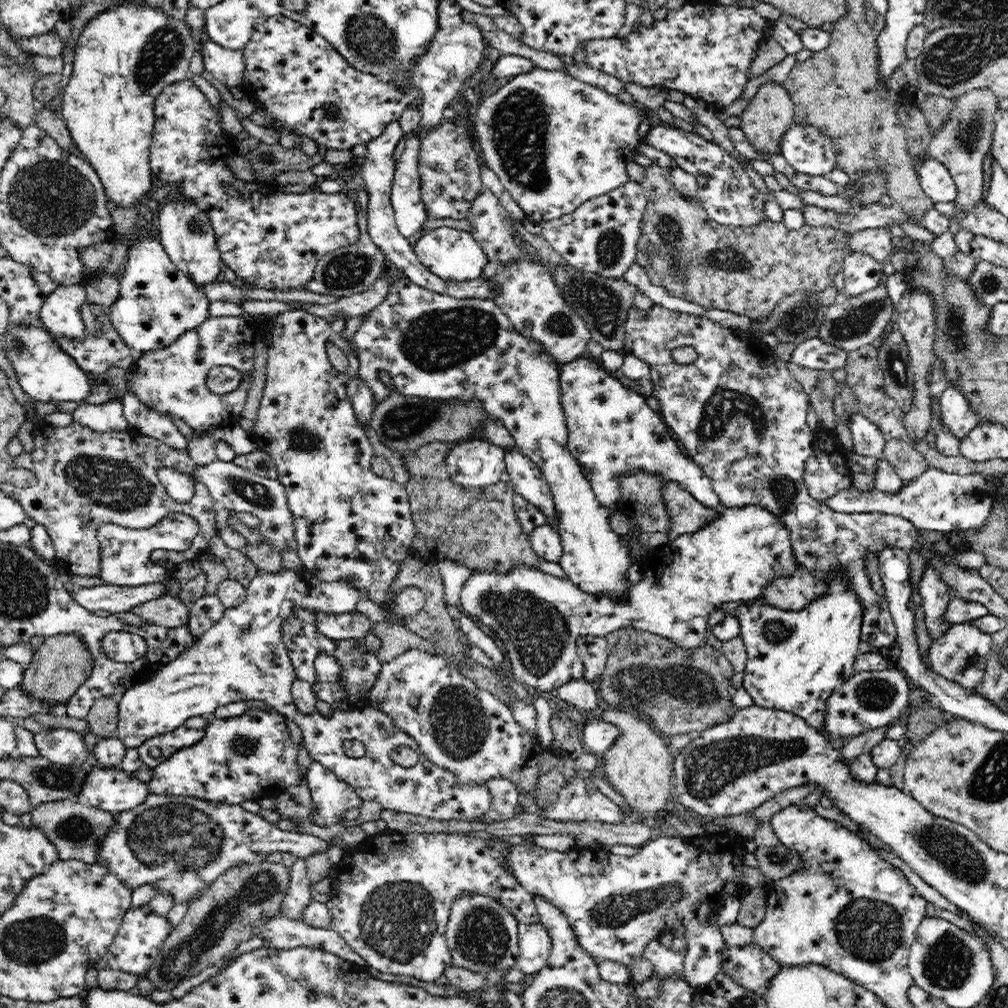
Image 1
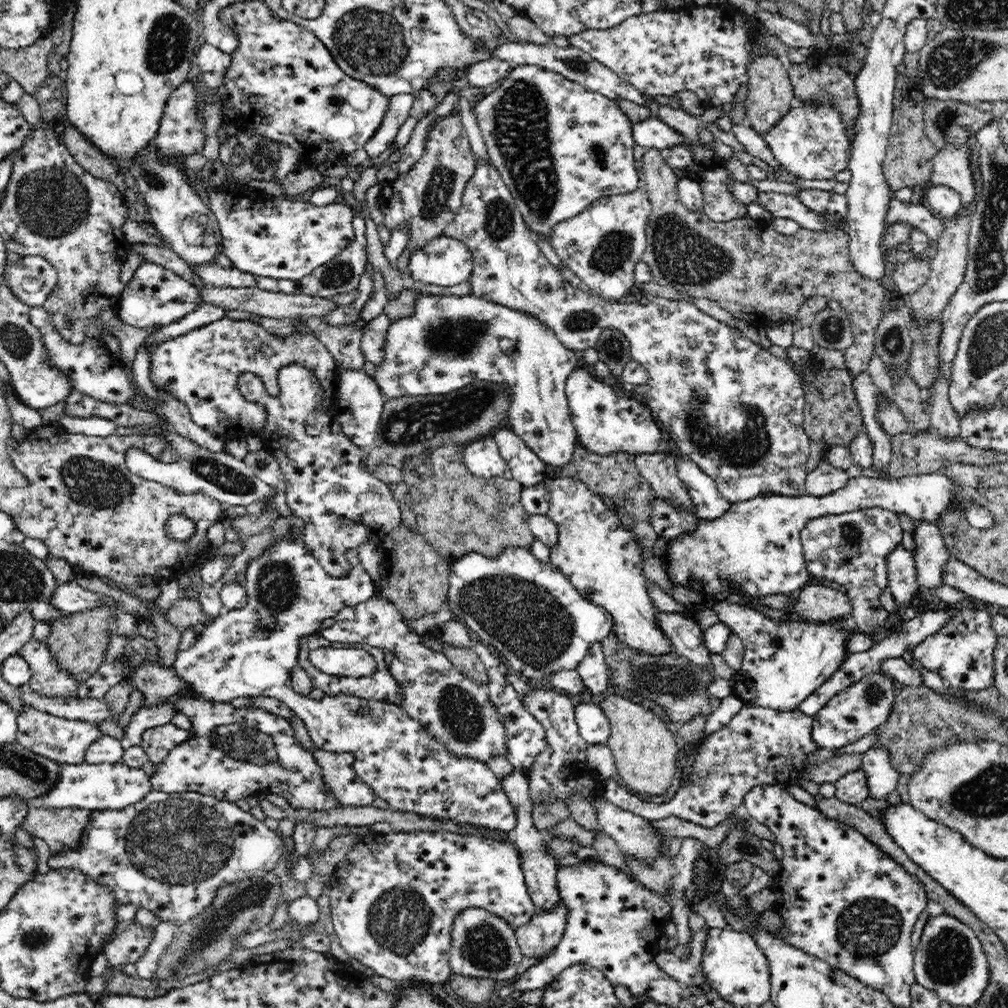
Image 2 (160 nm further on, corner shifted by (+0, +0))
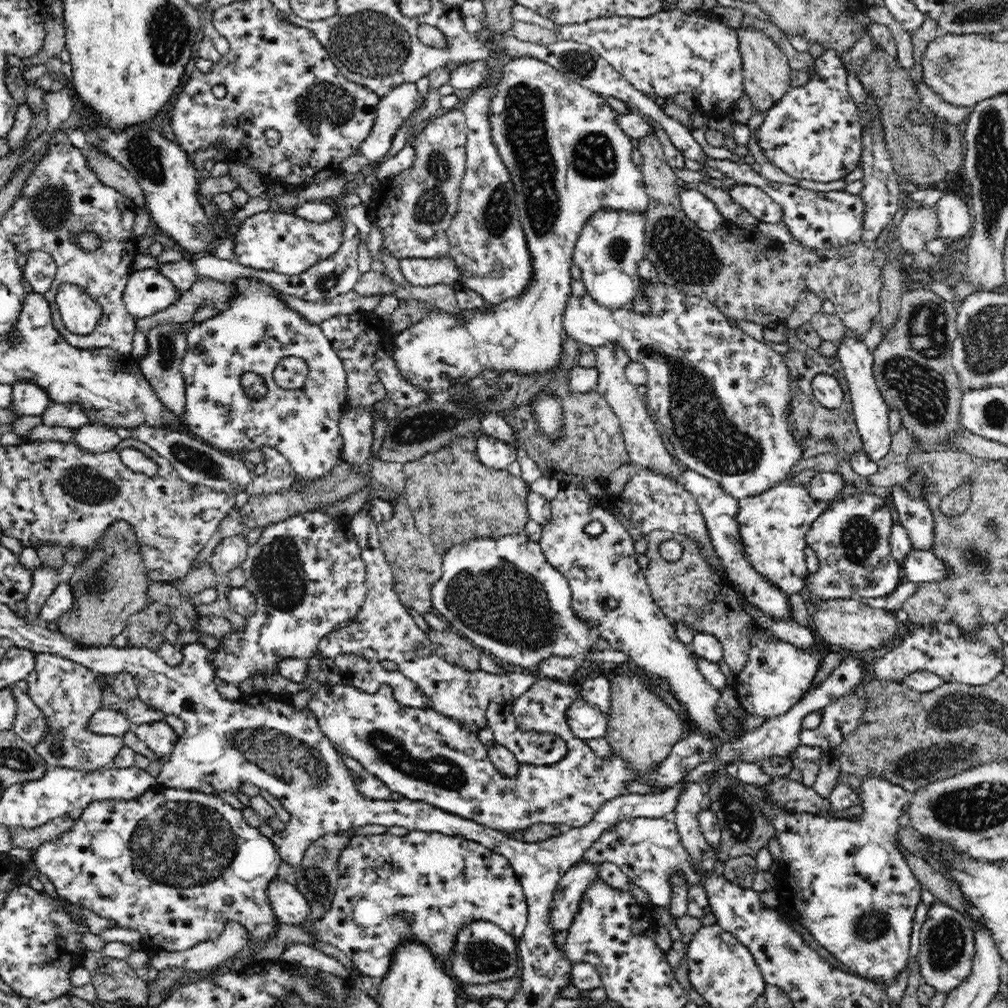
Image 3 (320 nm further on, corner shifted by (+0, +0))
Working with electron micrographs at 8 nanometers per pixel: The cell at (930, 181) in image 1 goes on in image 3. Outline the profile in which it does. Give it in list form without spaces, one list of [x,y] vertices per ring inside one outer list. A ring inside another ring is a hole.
[[[945,193],[939,200],[934,207],[939,221],[939,236],[943,240],[945,238],[965,240],[972,228],[972,216],[968,206],[954,193]]]

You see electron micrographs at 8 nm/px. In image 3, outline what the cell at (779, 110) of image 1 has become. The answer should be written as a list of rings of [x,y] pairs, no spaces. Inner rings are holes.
[[[750,27],[738,29],[739,53],[743,65],[743,88],[745,94],[750,98],[751,105],[756,112],[764,116],[770,112],[776,102],[780,102],[791,90],[792,70],[789,68],[788,57],[782,50],[762,31]]]

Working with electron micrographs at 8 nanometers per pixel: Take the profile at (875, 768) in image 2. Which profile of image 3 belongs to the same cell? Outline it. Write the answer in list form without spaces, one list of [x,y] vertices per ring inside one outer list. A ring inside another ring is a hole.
[[[867,773],[861,782],[864,811],[852,820],[788,812],[773,804],[762,788],[745,787],[778,832],[782,854],[776,890],[785,914],[806,928],[850,973],[869,980],[880,978],[888,986],[908,963],[914,911],[921,901],[922,885],[898,849],[897,820],[910,794],[881,775]]]

